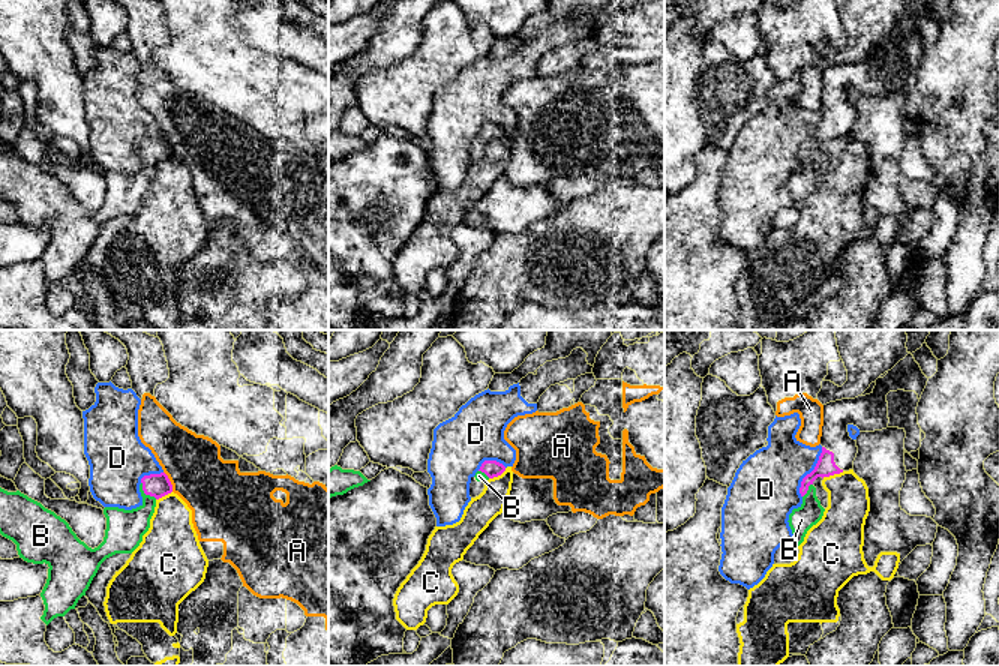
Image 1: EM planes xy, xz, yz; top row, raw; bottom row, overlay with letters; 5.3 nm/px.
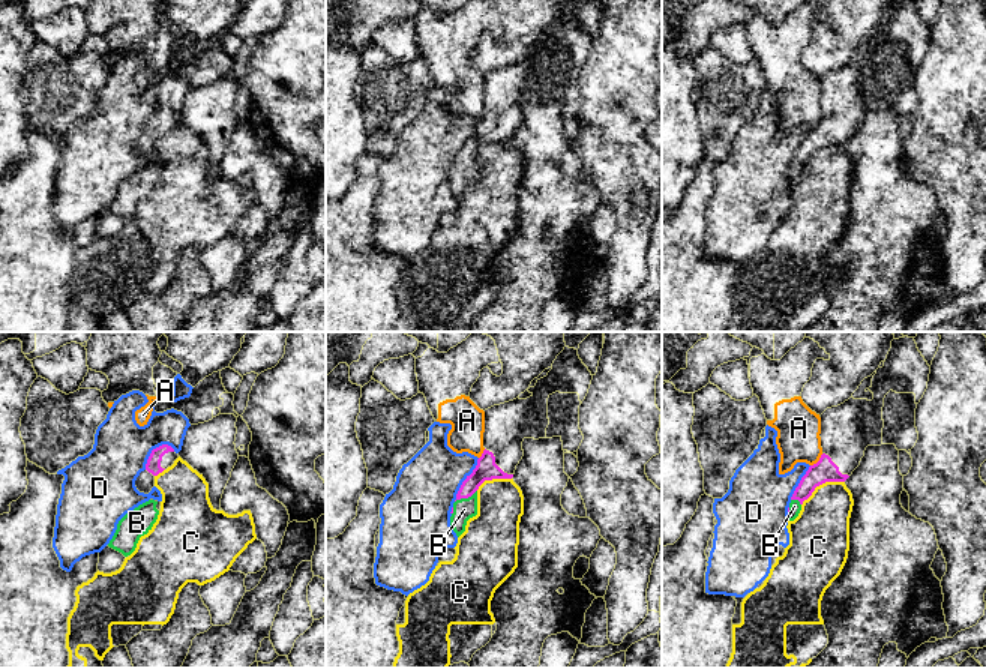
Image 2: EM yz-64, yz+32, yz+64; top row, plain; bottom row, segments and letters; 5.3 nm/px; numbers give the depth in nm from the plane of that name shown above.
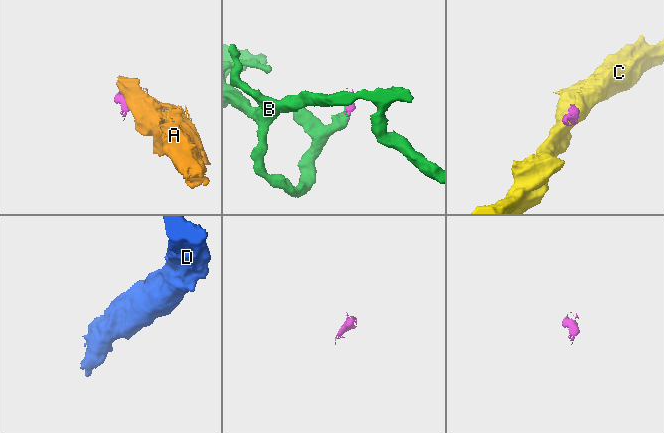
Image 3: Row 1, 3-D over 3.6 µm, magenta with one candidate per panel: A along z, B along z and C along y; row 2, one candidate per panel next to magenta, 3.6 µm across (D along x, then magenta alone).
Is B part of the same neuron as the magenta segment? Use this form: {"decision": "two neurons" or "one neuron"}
{"decision": "one neuron"}

